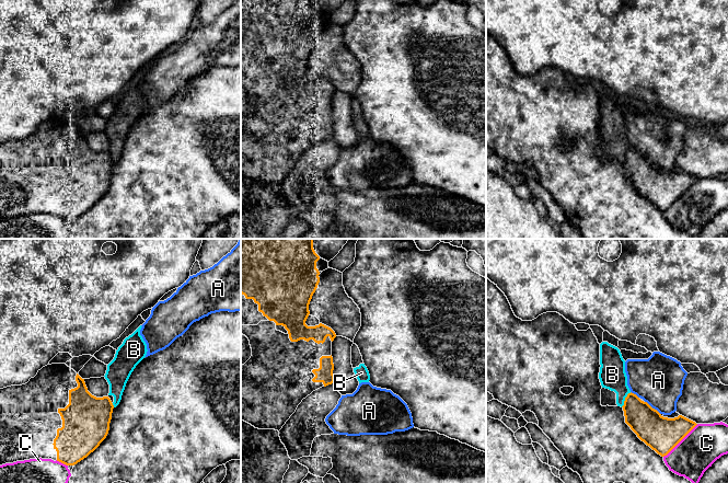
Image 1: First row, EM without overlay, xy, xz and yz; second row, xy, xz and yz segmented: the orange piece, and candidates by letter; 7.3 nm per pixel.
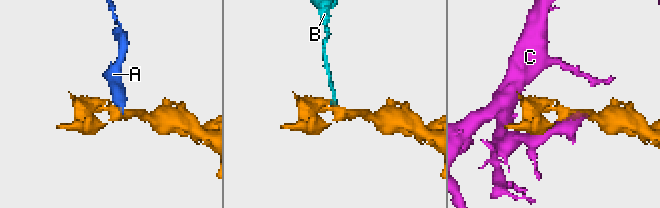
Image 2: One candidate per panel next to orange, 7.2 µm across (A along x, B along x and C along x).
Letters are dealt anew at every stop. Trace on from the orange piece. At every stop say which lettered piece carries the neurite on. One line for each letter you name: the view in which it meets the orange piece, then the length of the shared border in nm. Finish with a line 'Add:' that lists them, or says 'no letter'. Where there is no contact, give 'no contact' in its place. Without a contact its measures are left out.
Add: no letter

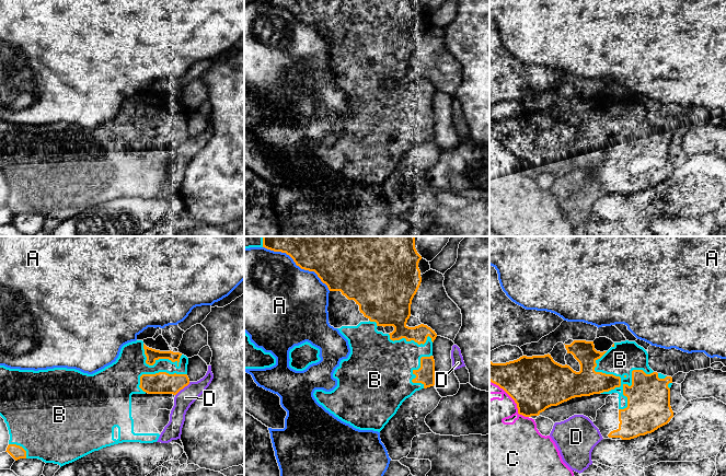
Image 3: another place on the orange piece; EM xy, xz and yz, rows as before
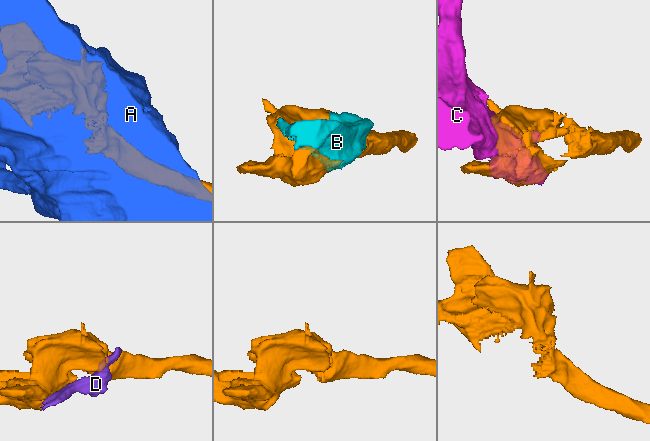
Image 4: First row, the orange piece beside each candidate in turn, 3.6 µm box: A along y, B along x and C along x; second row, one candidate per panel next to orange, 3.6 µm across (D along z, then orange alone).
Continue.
B: yz | 460 nm
Add: B

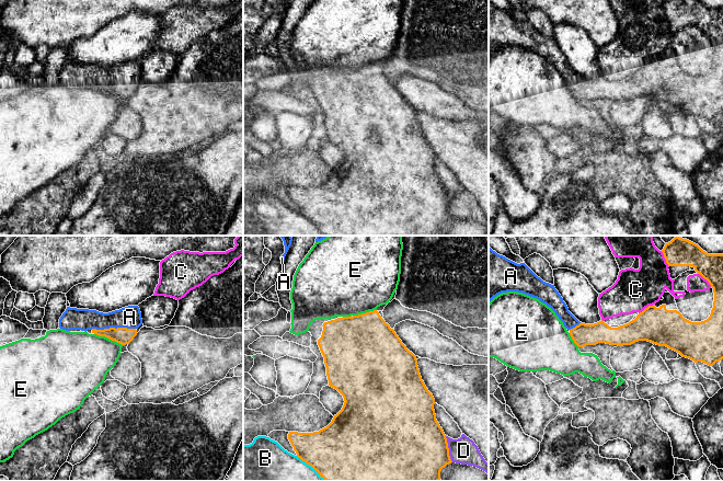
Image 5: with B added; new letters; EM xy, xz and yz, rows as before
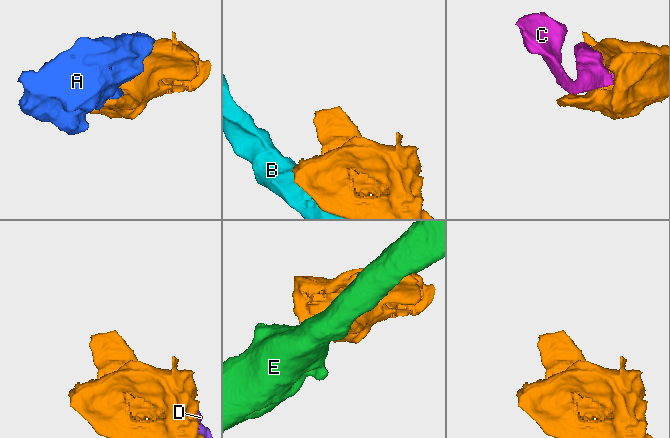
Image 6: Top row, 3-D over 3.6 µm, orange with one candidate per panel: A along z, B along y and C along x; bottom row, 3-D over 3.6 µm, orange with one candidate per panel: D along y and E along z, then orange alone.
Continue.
A: xy | 320 nm
Add: A

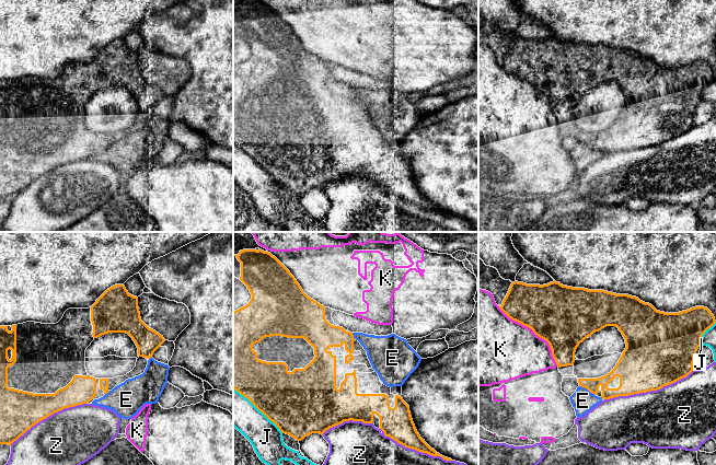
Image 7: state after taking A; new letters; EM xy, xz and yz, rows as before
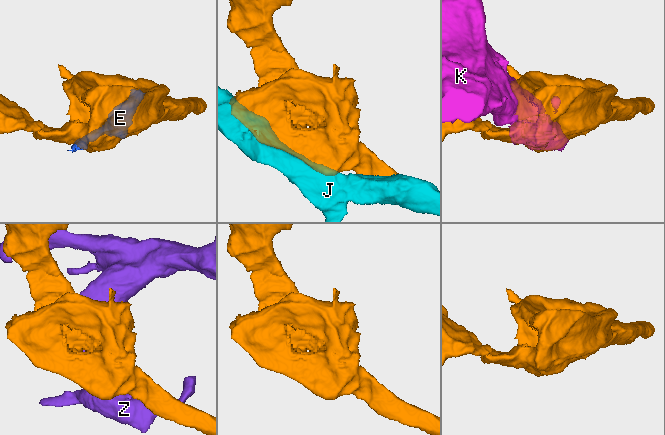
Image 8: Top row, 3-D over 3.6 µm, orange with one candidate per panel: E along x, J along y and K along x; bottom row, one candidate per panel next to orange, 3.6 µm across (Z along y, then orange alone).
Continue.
Add: no letter

